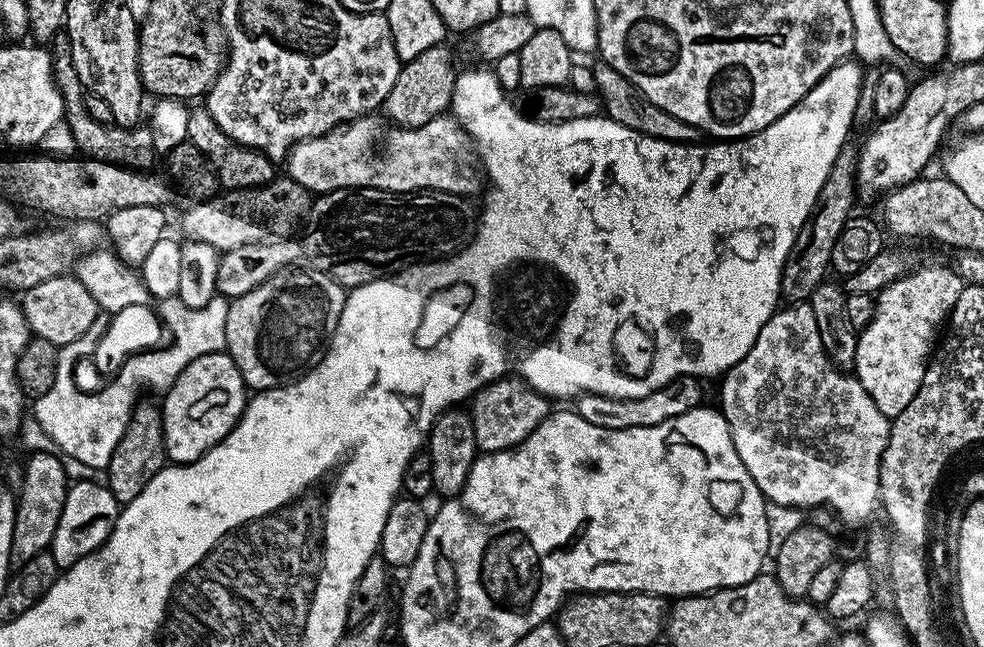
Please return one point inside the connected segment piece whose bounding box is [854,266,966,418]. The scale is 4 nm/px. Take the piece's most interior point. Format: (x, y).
(892, 356)

